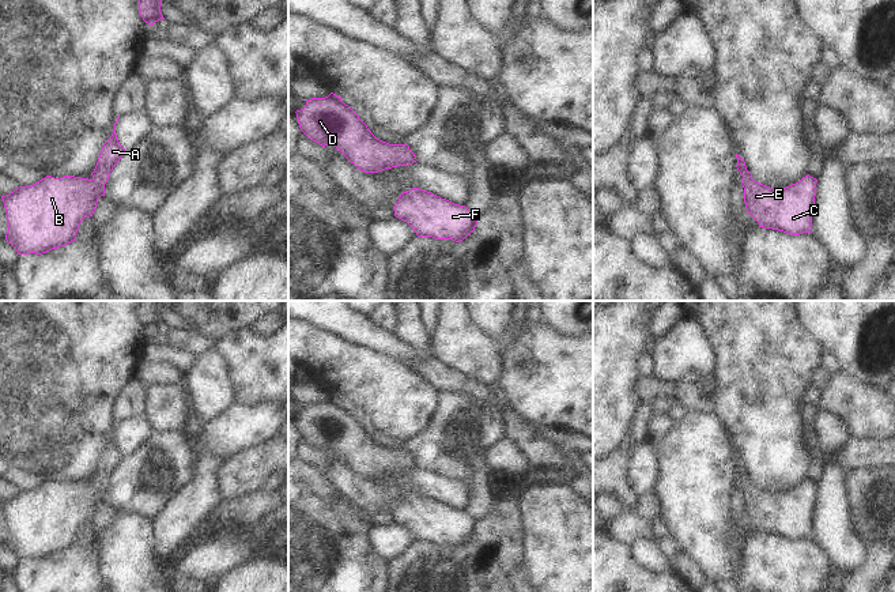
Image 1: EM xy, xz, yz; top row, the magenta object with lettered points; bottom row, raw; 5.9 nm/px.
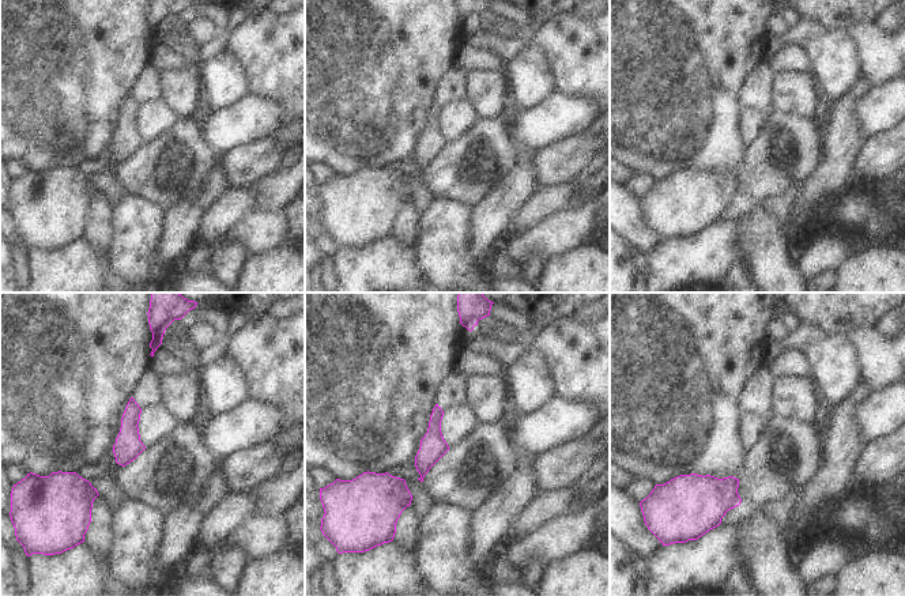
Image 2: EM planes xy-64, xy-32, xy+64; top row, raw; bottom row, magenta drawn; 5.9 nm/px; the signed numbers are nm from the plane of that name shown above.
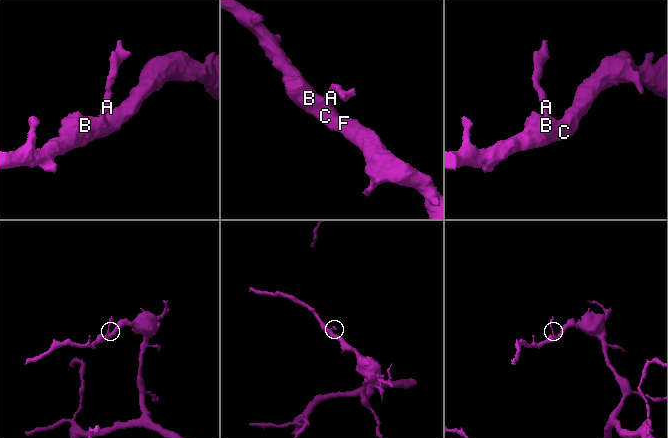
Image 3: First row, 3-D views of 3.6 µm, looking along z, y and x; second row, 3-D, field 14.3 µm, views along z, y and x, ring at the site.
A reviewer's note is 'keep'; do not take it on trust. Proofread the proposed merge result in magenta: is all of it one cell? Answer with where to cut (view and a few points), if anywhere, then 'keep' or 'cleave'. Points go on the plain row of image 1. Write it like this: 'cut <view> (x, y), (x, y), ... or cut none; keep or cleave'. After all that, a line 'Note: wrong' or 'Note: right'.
cut none; keep
Note: right

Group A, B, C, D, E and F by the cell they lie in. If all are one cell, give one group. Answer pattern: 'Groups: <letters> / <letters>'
Groups: A B C D E F.

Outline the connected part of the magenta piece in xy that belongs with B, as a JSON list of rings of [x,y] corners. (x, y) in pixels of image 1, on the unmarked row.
[[[117,426],[114,427],[114,437],[101,455],[91,484],[75,480],[61,483],[46,480],[33,490],[19,491],[10,499],[1,501],[7,517],[8,536],[5,544],[15,553],[18,559],[42,559],[76,546],[82,525],[92,521],[98,504],[105,501],[105,489],[110,482],[110,476],[125,459],[125,453],[116,440],[116,429]]]

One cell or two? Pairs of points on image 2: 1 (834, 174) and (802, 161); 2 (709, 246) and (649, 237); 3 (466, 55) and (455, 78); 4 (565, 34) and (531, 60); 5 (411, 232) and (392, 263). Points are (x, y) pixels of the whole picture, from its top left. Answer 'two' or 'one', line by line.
1: two
2: two
3: two
4: two
5: two

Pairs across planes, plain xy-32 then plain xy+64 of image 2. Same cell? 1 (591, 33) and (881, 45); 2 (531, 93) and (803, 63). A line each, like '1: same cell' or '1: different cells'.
1: same cell
2: different cells

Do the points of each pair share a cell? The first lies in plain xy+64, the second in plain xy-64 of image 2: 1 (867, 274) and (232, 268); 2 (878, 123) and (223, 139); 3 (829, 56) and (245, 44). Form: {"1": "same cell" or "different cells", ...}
{"1": "different cells", "2": "same cell", "3": "different cells"}

